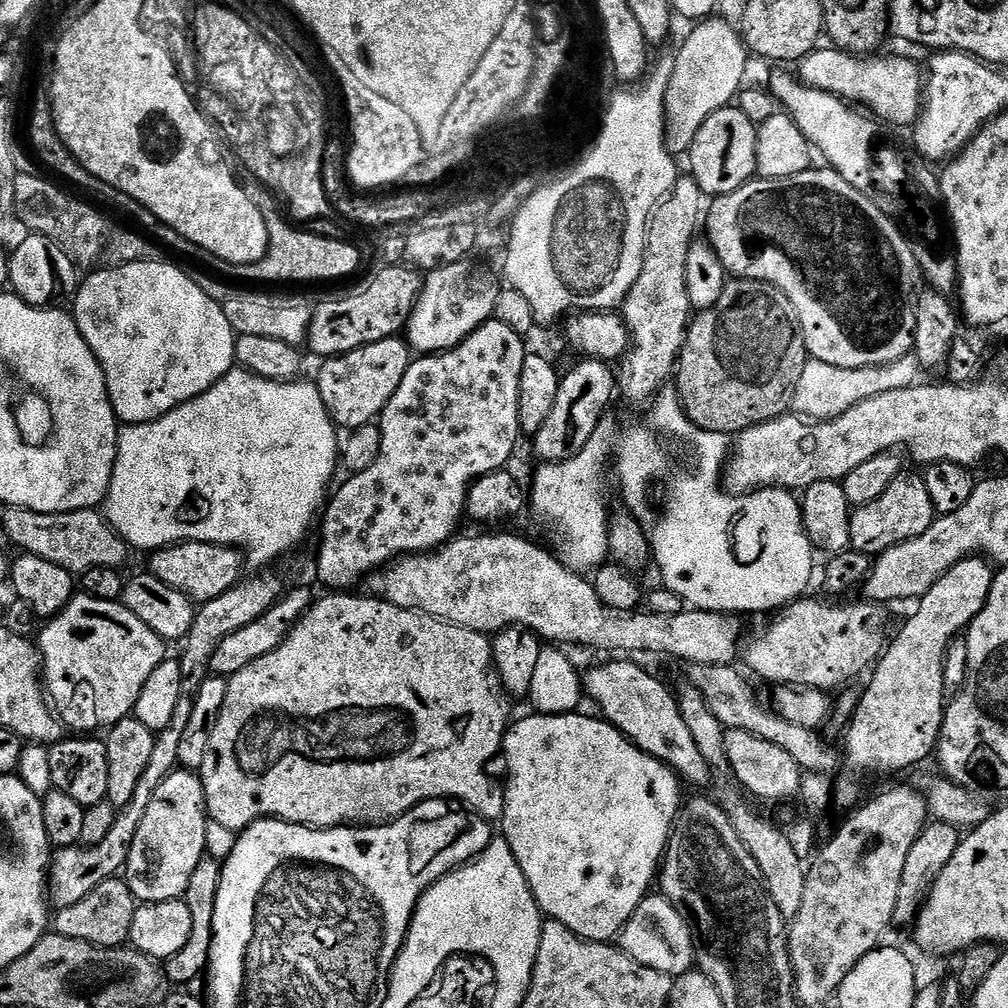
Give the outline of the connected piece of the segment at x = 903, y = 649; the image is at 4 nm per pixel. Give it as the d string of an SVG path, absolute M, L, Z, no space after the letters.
M971 556L964 560L958 561L951 570L942 576L930 588L930 590L920 598L917 603L917 610L907 620L906 624L901 628L898 636L896 635L889 641L888 647L885 649L884 655L880 657L875 665L874 671L871 673L872 681L868 684L868 689L865 690L856 702L856 713L852 715L851 720L846 725L848 731L848 741L845 742L844 748L848 751L848 764L856 772L892 772L902 768L912 768L915 764L920 764L928 755L937 751L940 743L940 727L944 725L944 709L946 707L946 672L944 666L946 664L946 654L952 640L960 633L960 635L971 627L974 618L978 616L982 609L985 608L985 602L989 598L989 590L992 589L992 583L995 580L995 573L992 567L983 557Z

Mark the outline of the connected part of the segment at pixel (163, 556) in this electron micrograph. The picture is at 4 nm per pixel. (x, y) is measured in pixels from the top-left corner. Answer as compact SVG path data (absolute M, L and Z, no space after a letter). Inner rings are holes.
M186 540L169 544L166 548L158 548L151 553L147 571L157 576L166 586L174 586L182 594L186 594L197 605L210 602L218 598L226 590L239 584L245 575L246 557L241 549L227 544L211 544ZM244 572L244 573L243 573Z

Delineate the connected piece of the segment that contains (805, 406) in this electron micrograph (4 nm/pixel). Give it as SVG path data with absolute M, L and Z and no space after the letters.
M908 353L889 365L892 372L884 372L880 367L880 376L876 376L876 368L846 370L844 367L829 366L824 362L809 359L795 390L793 409L799 415L812 420L832 419L866 398L890 390L911 388L917 383L920 365L915 353Z

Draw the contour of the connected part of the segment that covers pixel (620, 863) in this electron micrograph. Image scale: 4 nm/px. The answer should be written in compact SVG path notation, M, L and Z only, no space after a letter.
M579 711L563 712L557 716L531 715L525 720L518 721L517 724L515 721L504 734L502 748L505 753L508 751L508 784L506 783L504 788L502 839L513 851L514 858L517 859L518 866L521 867L522 874L525 875L526 882L533 892L537 906L547 919L562 922L562 926L566 926L573 934L581 936L584 940L593 940L599 944L615 941L628 919L634 914L634 910L638 910L644 897L649 895L651 888L648 887L651 884L653 887L657 879L664 852L668 848L672 827L675 826L682 807L682 799L680 800L682 781L669 764L664 764L658 758L643 752L638 745L626 739L615 726L603 718L595 720L592 716L580 716Z

